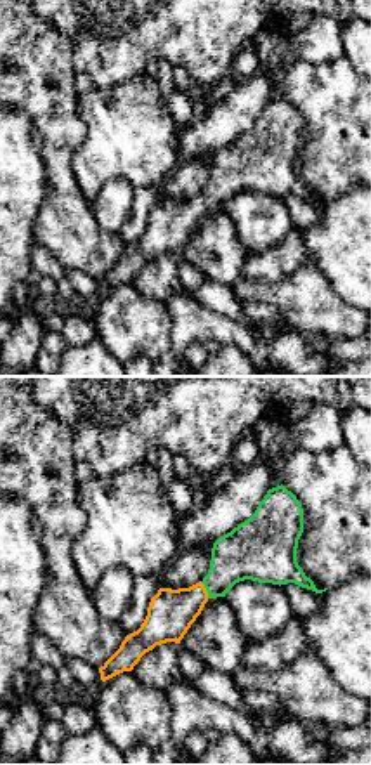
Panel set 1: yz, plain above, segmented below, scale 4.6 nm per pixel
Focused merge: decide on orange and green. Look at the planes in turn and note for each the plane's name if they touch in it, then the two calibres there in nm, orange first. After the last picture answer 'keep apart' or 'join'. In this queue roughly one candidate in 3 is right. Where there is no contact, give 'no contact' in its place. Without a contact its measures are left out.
yz | 220/240 nm

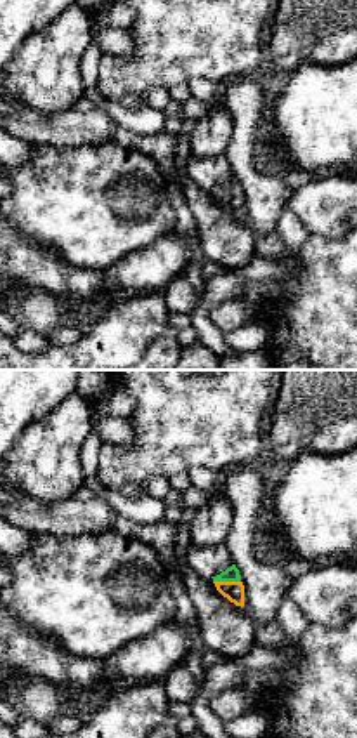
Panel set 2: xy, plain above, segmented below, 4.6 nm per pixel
xy | 100/70 nm

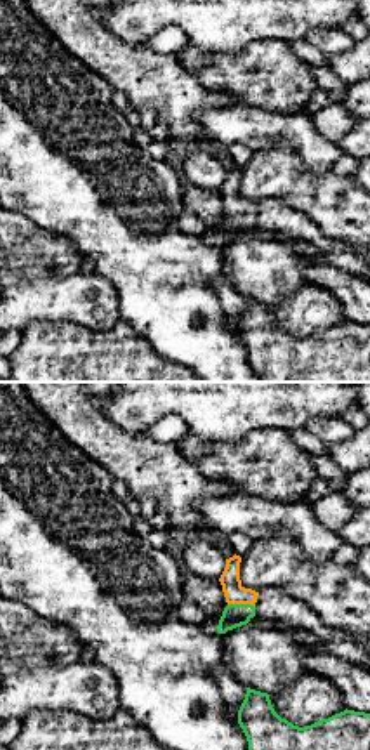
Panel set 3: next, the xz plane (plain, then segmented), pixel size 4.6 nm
xz | 100/110 nm

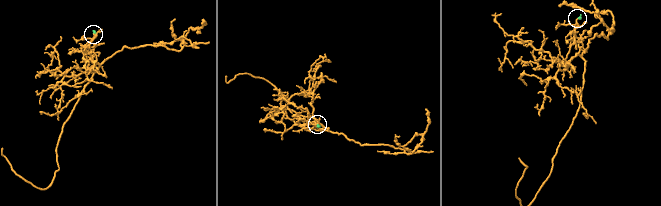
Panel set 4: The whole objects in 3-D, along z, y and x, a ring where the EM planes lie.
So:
join

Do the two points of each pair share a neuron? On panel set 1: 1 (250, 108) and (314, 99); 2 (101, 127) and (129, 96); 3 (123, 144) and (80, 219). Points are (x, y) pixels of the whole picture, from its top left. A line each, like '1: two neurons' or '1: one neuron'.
1: two neurons
2: one neuron
3: two neurons

